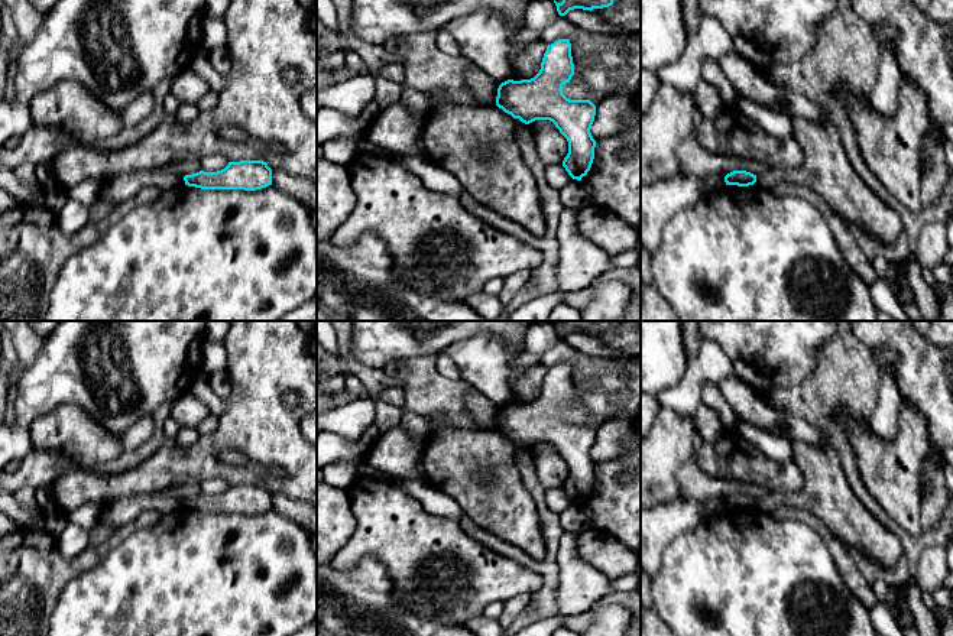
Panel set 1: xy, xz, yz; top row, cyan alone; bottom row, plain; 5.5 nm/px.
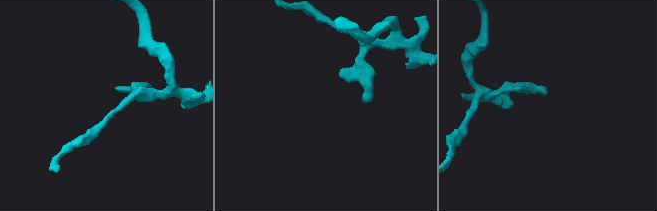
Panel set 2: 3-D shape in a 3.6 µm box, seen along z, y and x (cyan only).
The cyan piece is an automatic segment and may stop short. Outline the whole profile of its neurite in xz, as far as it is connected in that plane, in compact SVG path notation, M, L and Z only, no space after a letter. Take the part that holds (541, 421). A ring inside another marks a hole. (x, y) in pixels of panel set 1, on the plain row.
M558 363L547 370L541 393L534 402L508 403L499 409L496 429L525 448L552 445L568 465L563 490L573 503L581 504L594 483L596 464L590 452L596 429L590 424L570 424L563 418L563 409L573 399L571 367Z

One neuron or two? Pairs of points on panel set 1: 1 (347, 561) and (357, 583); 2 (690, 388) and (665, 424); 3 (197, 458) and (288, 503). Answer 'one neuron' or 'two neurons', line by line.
1: two neurons
2: two neurons
3: two neurons

